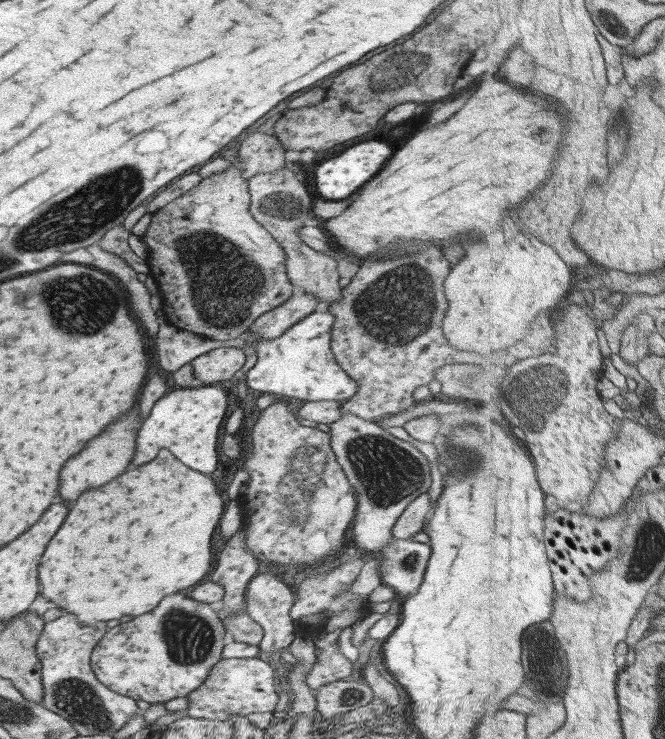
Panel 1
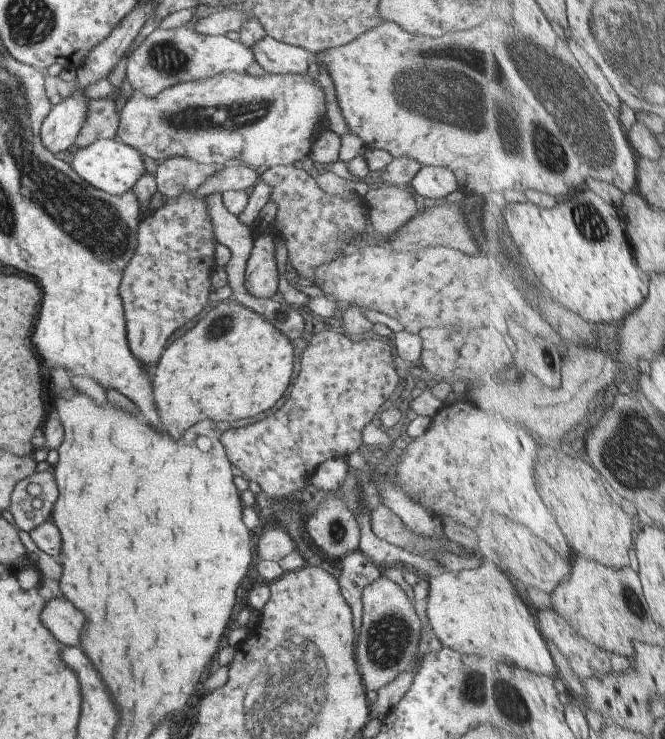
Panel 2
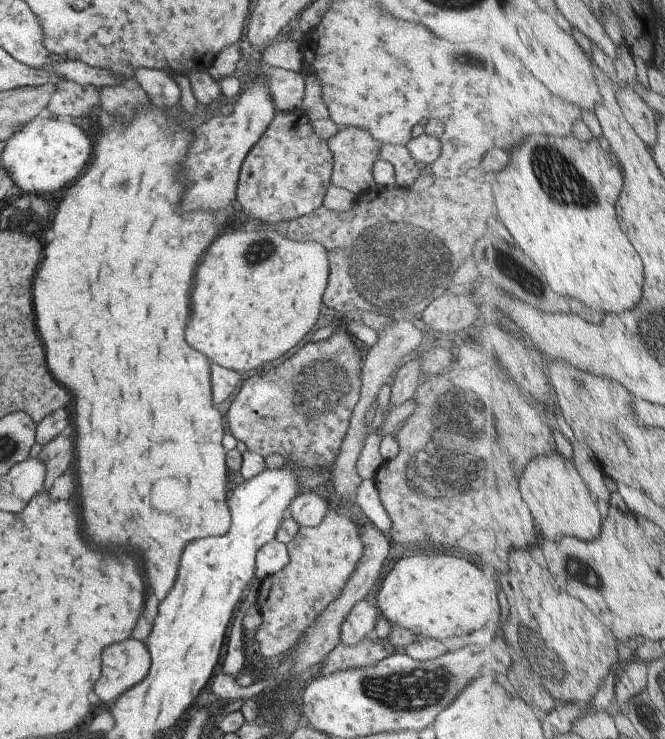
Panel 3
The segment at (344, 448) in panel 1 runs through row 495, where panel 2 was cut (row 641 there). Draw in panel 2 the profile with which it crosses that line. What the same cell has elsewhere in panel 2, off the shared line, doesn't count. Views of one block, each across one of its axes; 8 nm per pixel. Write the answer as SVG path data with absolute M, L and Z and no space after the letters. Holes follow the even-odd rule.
M385 575L378 577L362 593L362 616L356 638L357 669L365 690L380 688L406 672L417 658L422 639L422 622L404 588Z

